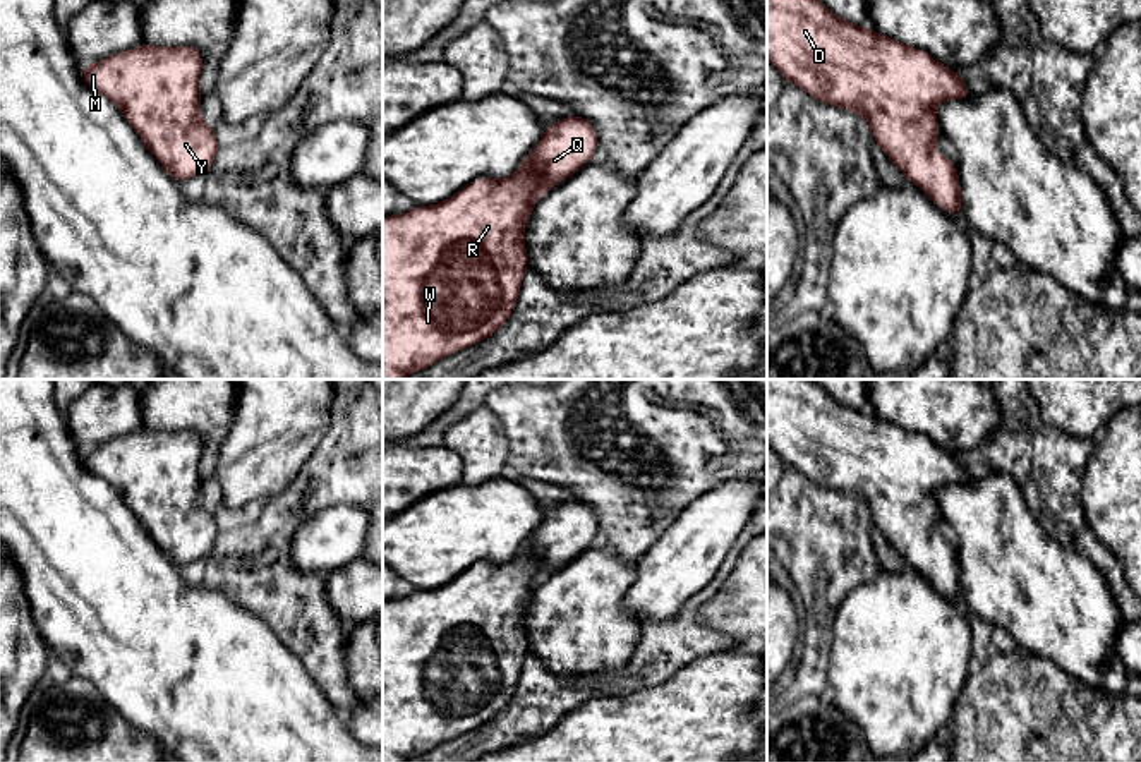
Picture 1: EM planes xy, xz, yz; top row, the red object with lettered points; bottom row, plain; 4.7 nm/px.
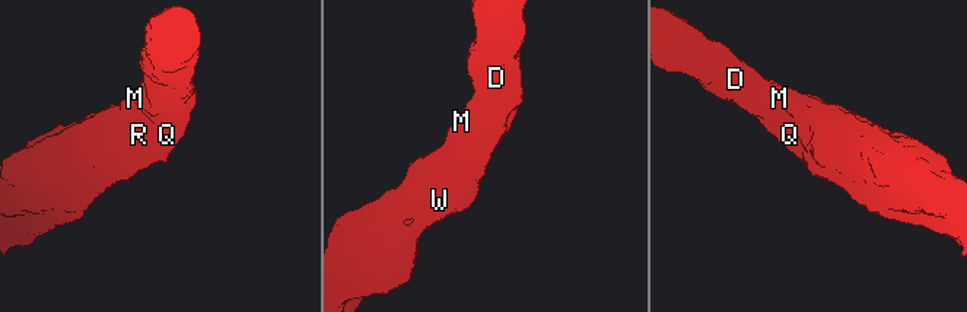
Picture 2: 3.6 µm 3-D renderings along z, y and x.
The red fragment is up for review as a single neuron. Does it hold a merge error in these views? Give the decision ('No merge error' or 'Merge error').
No merge error

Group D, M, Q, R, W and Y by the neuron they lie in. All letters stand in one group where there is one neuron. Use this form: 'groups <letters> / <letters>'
groups D M Q R W Y

